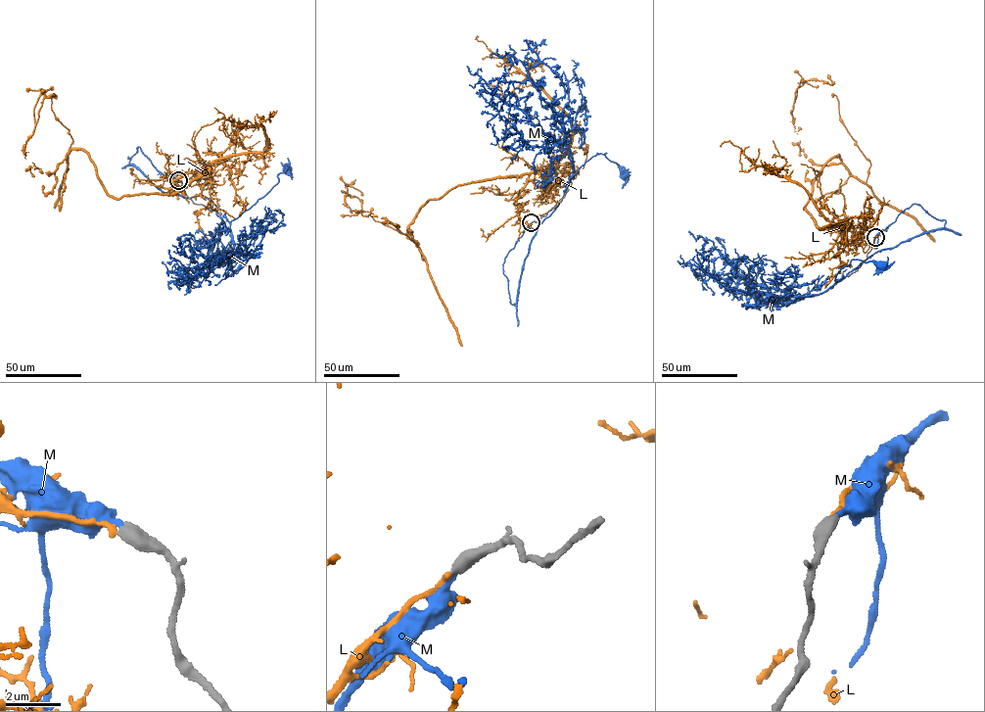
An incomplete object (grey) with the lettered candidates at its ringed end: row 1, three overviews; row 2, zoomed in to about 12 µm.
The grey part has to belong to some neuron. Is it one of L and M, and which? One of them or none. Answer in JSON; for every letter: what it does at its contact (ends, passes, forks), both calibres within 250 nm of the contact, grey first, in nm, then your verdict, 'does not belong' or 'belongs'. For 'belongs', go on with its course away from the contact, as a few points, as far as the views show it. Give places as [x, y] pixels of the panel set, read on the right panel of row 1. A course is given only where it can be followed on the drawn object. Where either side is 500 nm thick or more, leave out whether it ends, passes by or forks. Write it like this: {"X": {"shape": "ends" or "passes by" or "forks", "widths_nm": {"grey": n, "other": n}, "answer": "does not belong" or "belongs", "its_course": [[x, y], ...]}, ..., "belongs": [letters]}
{"L": {"widths_nm": {"grey": 500, "other": 180}, "answer": "does not belong"}, "M": {"widths_nm": {"grey": 500, "other": 240}, "answer": "belongs", "its_course": [[875, 237], [914, 204], [945, 220], [945, 227], [872, 254], [830, 287], [852, 260], [882, 265]]}, "belongs": ["M"]}

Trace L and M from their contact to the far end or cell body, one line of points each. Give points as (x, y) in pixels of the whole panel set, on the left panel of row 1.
L: (178, 180), (117, 198), (83, 150), (67, 168), (50, 88), (34, 119), (54, 93)
M: (178, 180), (157, 169), (139, 146), (127, 157), (164, 193), (209, 199), (229, 228), (287, 167)

